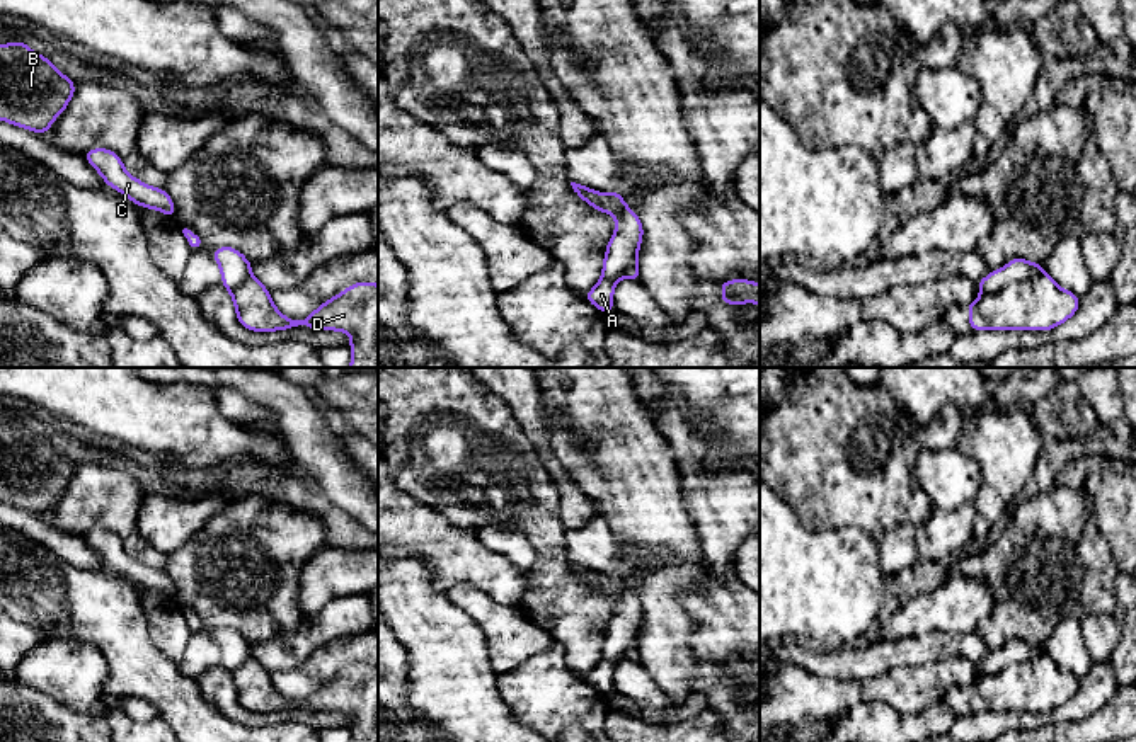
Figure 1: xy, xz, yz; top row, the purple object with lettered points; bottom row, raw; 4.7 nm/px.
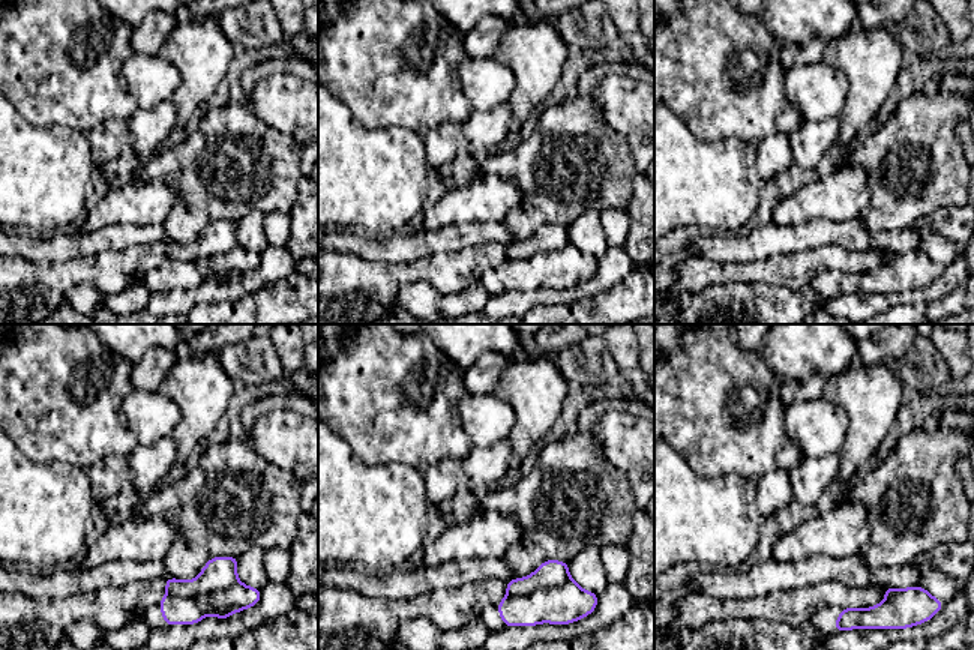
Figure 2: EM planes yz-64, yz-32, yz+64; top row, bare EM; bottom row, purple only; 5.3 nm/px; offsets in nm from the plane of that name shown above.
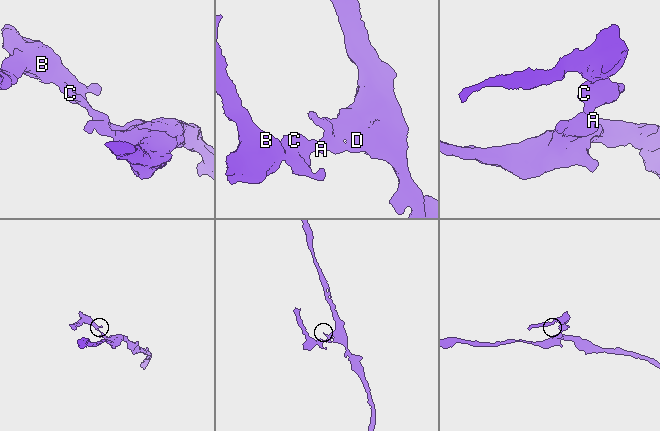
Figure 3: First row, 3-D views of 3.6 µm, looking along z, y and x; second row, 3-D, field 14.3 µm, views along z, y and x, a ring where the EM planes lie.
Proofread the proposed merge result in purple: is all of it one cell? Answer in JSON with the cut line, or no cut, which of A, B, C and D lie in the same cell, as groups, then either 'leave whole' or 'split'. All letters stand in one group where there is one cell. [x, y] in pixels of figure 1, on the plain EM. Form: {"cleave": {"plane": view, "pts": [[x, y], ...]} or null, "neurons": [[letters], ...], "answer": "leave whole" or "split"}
{"cleave": {"plane": "yz", "pts": [[1043, 652], [983, 676]]}, "neurons": [["A", "D"], ["B", "C"]], "answer": "split"}

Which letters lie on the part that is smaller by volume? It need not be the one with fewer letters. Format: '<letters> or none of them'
B, C

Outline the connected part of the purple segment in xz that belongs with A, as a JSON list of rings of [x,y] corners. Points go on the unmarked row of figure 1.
[[[639,631],[635,633],[634,642],[627,647],[627,650],[618,659],[601,659],[593,671],[589,671],[584,677],[586,681],[594,686],[600,693],[608,696],[613,691],[613,674],[618,660],[637,660],[640,662],[639,654]]]

